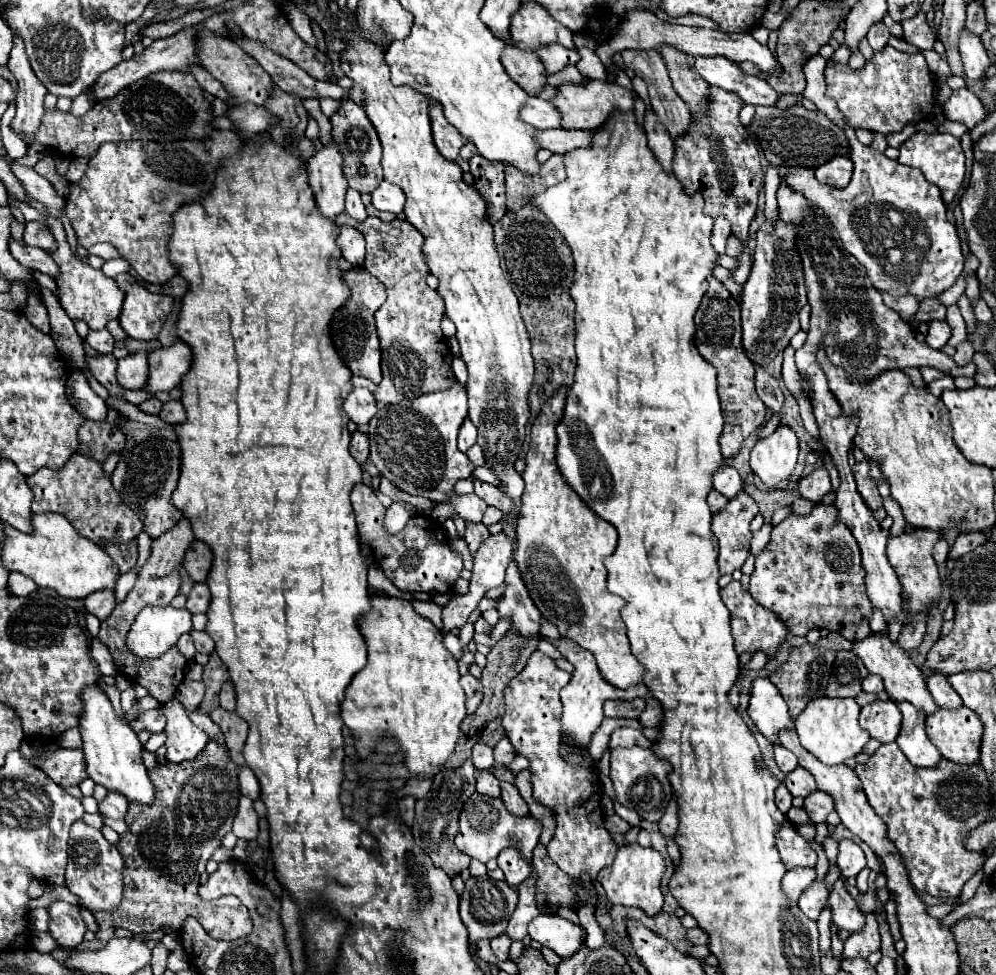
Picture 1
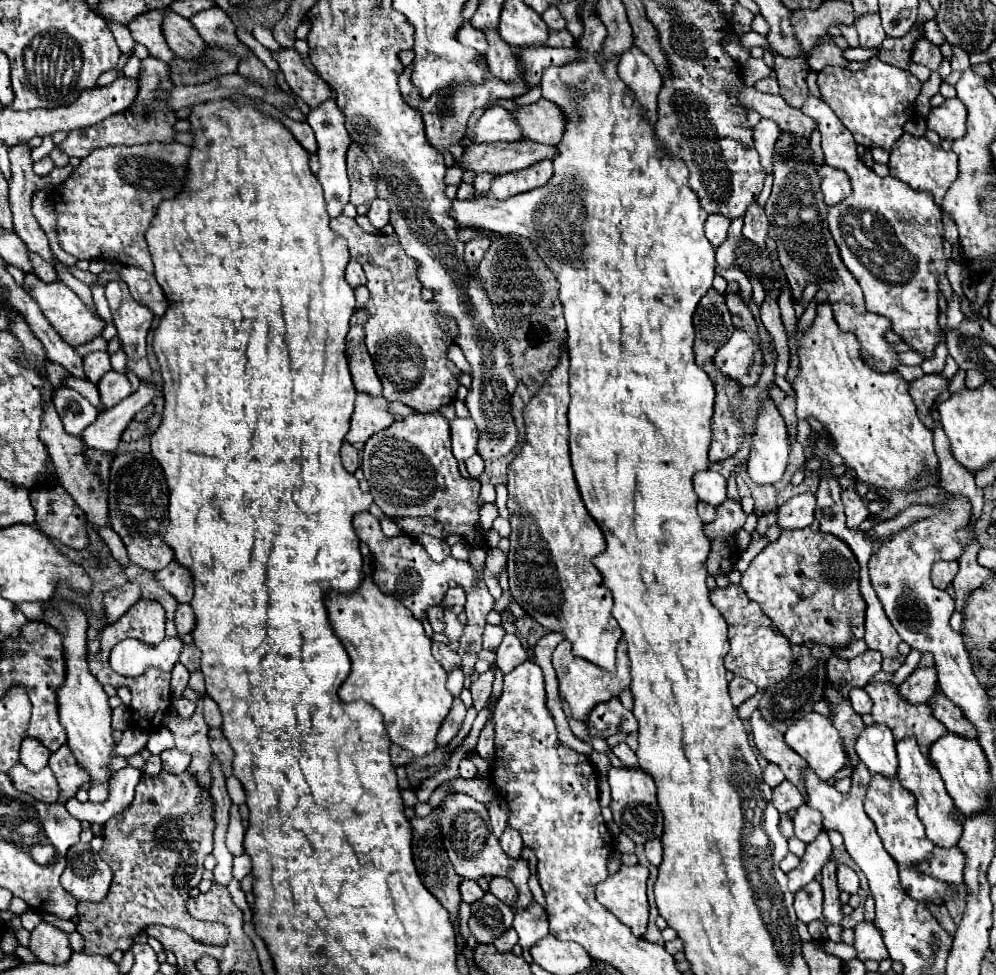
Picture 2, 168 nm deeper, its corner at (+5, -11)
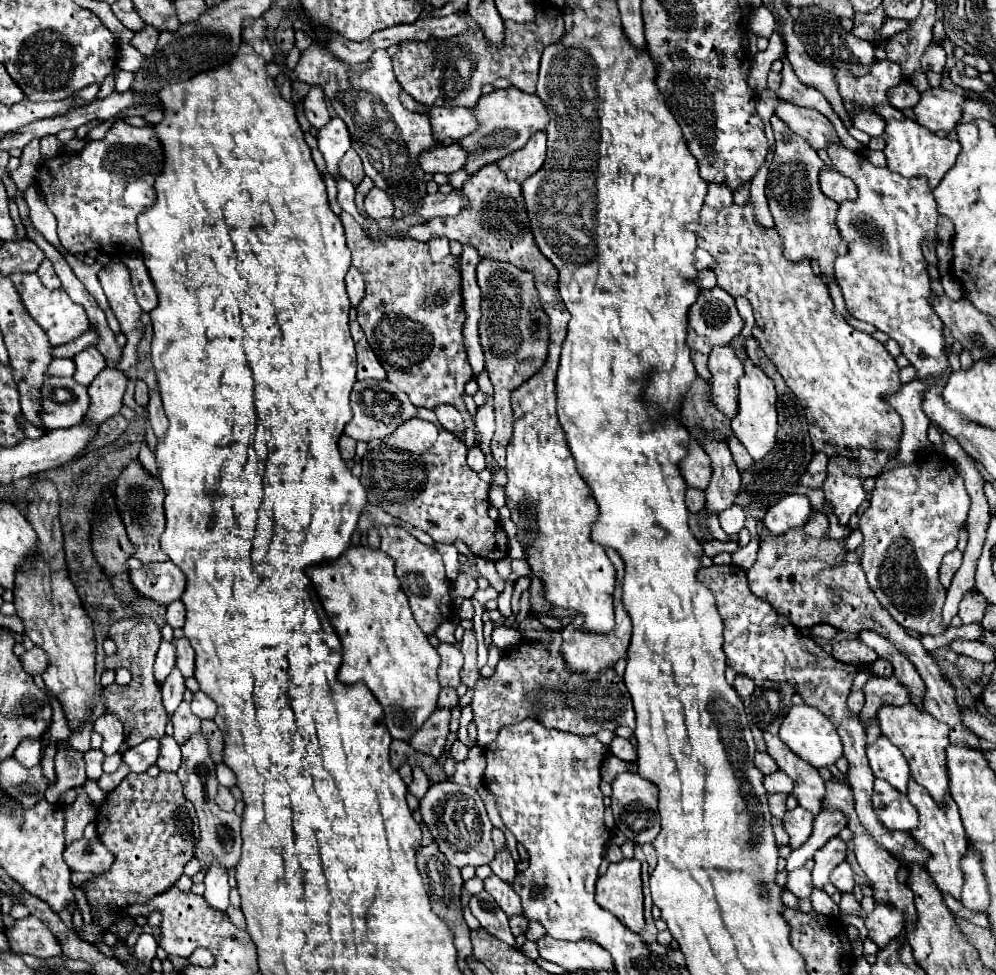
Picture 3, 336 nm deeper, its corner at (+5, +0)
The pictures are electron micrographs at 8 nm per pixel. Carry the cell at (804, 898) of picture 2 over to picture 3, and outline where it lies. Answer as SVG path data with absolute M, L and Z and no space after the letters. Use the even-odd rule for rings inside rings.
M806 867L788 871L788 881L786 881L786 889L792 891L798 899L810 897L812 893L812 879L810 879L810 871Z

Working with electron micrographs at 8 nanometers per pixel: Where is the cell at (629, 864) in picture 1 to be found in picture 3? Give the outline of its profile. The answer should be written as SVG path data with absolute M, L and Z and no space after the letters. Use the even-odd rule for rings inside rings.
M624 859L620 863L608 865L608 871L596 881L596 903L620 919L630 931L638 933L644 929L644 909L642 909L642 879L640 879L640 861Z

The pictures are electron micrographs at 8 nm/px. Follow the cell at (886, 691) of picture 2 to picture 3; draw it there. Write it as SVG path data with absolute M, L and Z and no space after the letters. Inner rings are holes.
M914 705L902 707L882 707L878 711L878 721L882 733L904 753L908 759L912 779L922 785L930 797L944 807L948 795L948 767L946 767L946 747L948 747L948 727L944 723L932 719L930 713L918 711Z

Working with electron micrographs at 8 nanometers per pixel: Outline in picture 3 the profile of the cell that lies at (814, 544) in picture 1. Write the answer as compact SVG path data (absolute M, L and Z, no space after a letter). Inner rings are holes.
M812 513L810 521L804 527L792 529L784 535L772 535L768 541L760 543L758 559L746 571L750 589L760 599L772 601L772 605L782 615L788 615L792 619L792 625L798 629L810 629L818 623L830 623L832 627L842 631L860 633L868 629L876 631L882 637L888 637L892 643L896 643L896 649L914 663L920 677L924 679L926 683L924 707L934 719L950 727L950 743L980 749L978 737L962 723L960 709L954 701L954 689L942 677L940 667L922 647L920 639L910 637L906 629L900 627L900 623L896 623L890 617L890 613L878 603L876 595L872 595L872 589L866 587L868 583L864 579L864 571L858 563L856 553L844 549L844 539L828 539L826 531L828 531L826 515Z

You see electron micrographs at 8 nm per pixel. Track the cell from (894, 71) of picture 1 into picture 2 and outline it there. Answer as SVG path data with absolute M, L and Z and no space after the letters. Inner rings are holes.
M874 56L868 62L864 62L864 70L858 70L858 72L850 72L848 68L826 66L824 70L818 72L818 88L820 88L822 100L834 110L834 114L842 120L842 124L852 132L852 136L858 144L862 144L866 148L878 146L884 150L892 150L896 138L900 138L904 134L902 126L914 116L914 102L920 94L922 82L916 76L912 76L908 70L886 64L878 56Z

